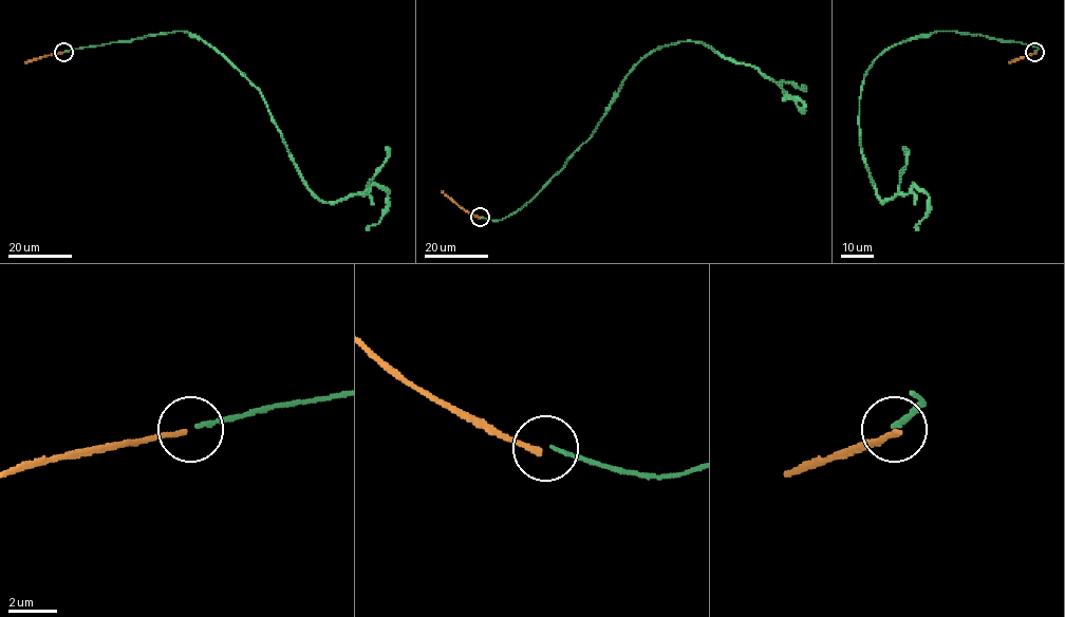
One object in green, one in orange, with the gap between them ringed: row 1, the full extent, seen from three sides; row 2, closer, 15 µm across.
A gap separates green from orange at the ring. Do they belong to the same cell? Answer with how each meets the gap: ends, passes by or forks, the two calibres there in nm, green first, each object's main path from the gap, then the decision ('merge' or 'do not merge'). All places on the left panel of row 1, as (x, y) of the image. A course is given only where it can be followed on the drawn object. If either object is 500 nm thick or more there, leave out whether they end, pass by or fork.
green ends | orange ends | 150/200 nm | green via (64, 52), (194, 35), (260, 92), (319, 200), (374, 184), (387, 190), (387, 212), (367, 230) | orange via (63, 52), (24, 62) | do not merge

